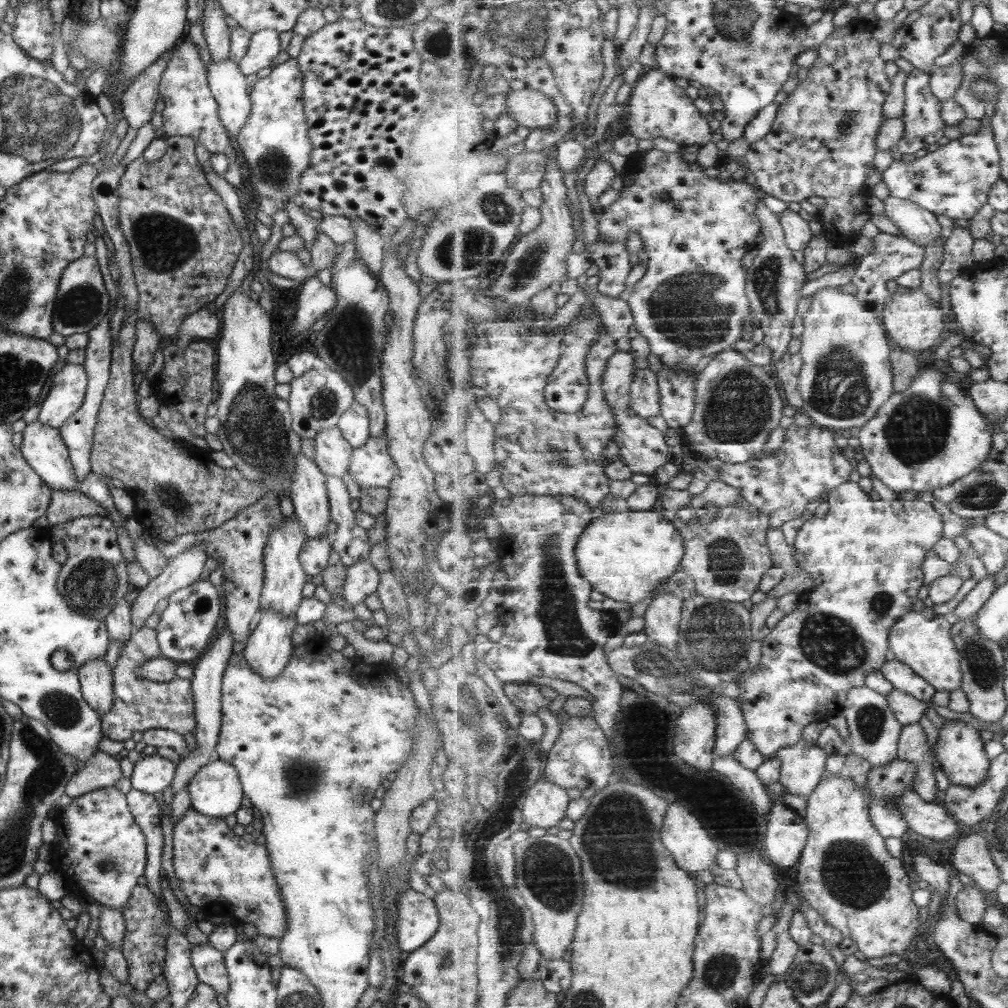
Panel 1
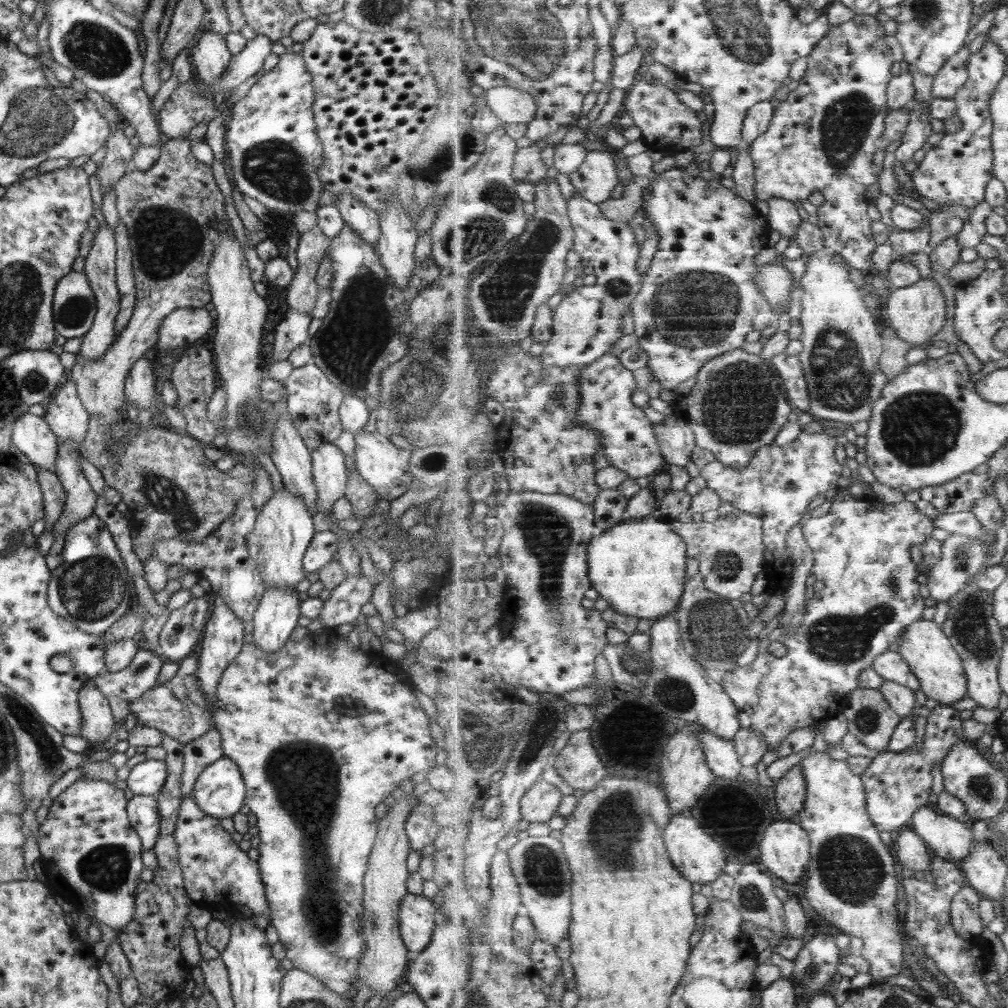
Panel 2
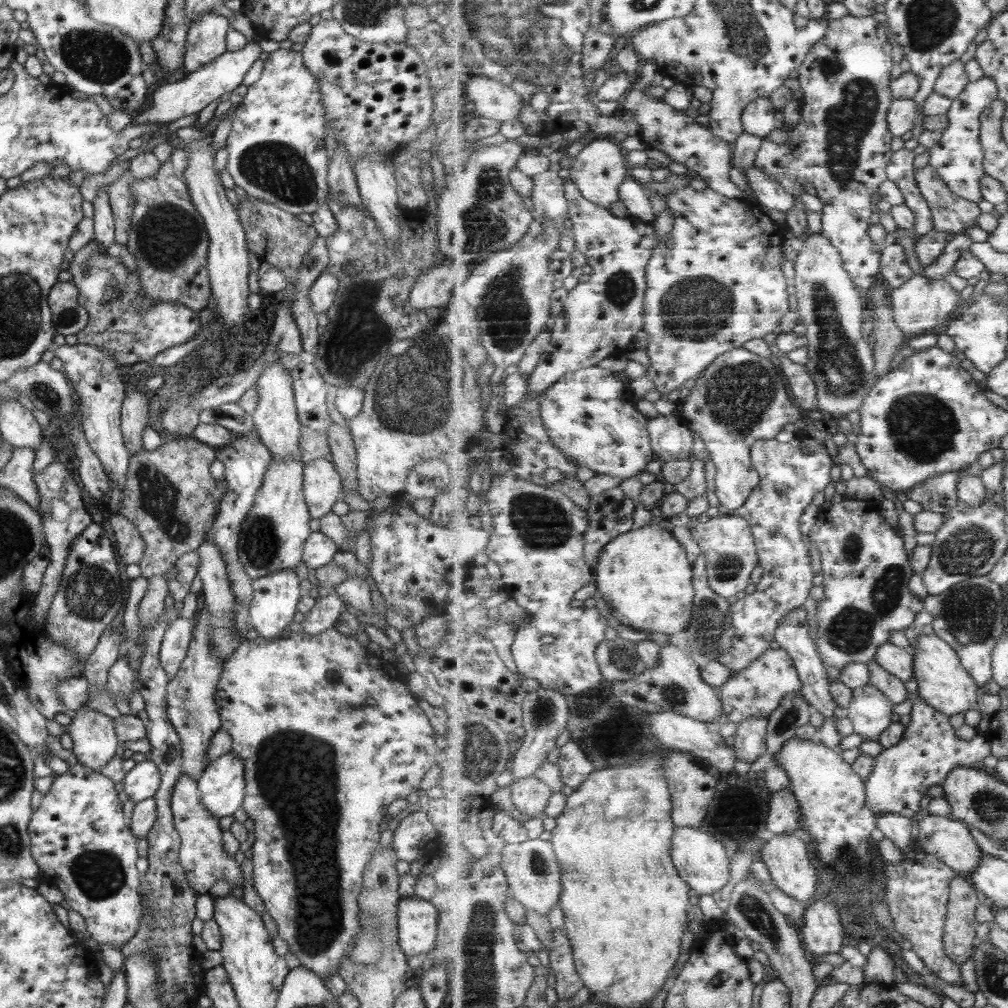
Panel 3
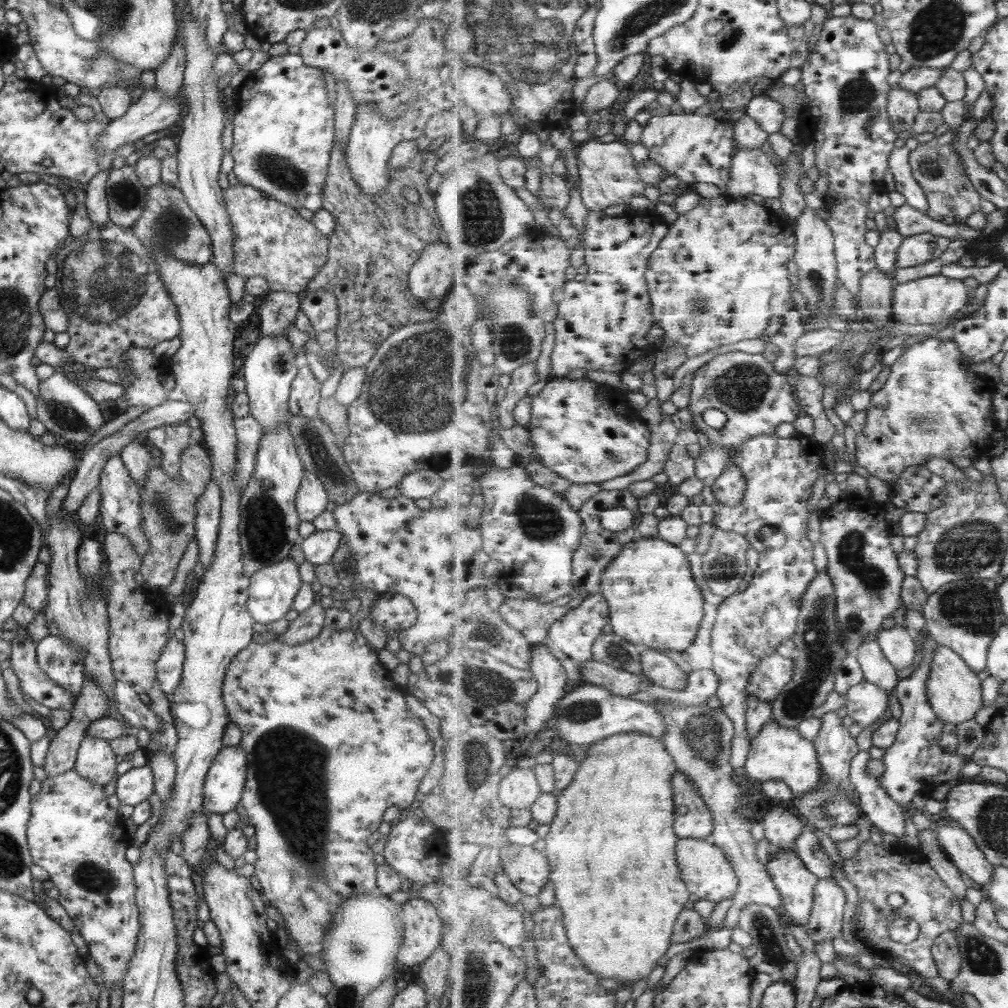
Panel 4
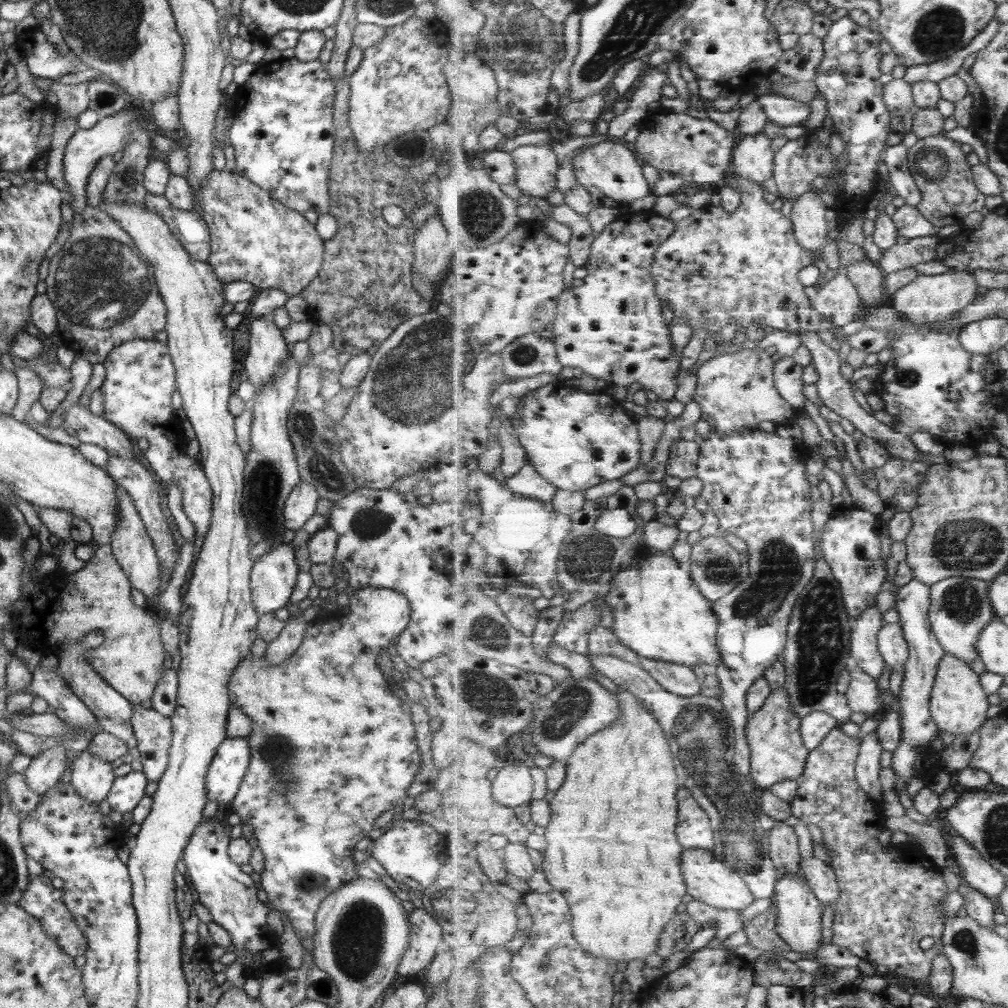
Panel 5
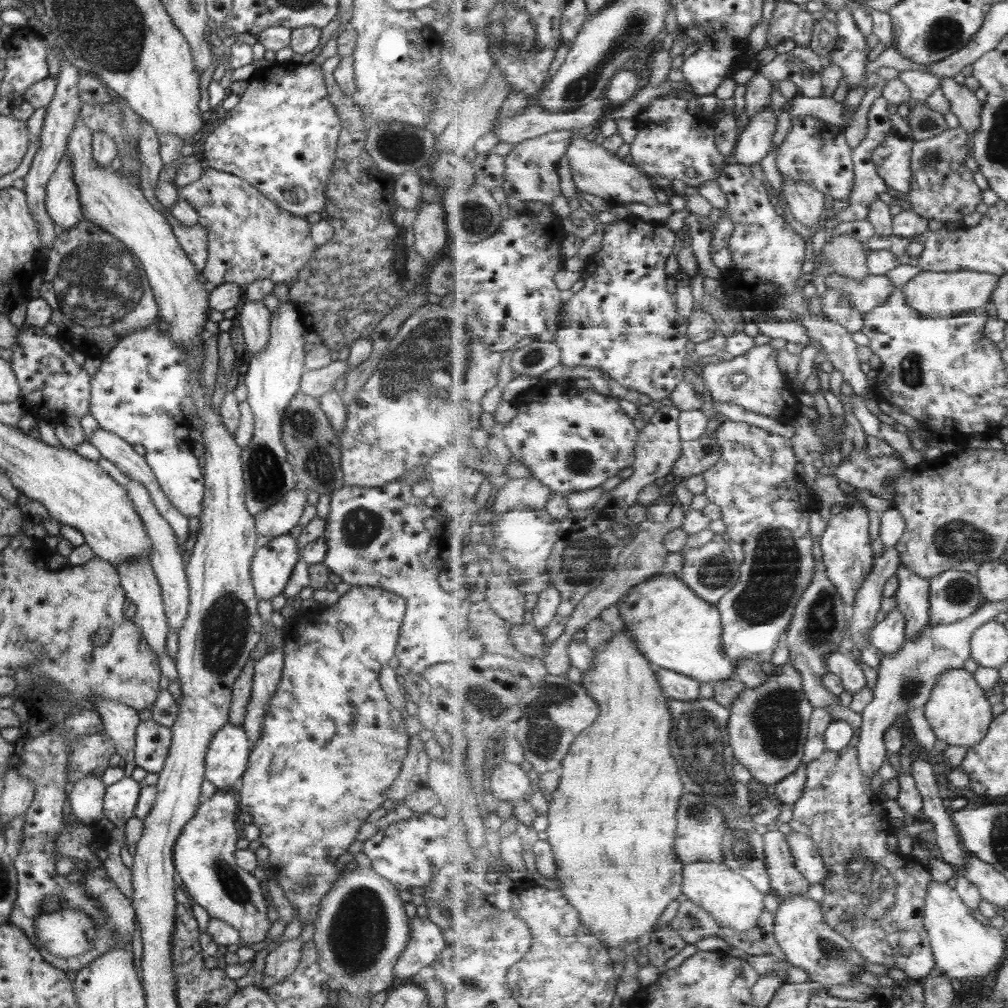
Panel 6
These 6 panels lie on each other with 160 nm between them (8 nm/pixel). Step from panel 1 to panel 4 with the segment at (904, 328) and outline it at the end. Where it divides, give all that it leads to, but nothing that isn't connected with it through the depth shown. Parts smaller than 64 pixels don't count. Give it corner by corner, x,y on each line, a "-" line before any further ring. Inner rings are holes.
931,275
897,284
894,290
894,319
905,324
941,324
954,319
955,314
970,304
971,293
963,280

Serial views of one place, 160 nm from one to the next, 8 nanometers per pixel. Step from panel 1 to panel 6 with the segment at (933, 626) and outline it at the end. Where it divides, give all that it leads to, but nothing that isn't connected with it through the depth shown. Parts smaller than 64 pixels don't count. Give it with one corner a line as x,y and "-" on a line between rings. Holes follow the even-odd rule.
951,669
937,681
929,702
924,706
925,716
936,738
951,746
977,746
987,736
992,720
991,704
979,686
974,673

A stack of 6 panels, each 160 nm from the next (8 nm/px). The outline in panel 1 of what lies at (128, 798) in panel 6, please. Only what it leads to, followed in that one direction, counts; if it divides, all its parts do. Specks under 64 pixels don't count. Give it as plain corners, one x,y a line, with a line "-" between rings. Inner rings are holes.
156,754
138,758
130,775
131,789
155,796
170,786
176,763

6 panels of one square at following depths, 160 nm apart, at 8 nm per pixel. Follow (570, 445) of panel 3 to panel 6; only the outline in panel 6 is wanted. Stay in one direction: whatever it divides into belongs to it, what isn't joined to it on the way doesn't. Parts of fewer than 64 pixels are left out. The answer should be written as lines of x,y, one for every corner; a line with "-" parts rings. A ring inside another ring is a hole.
558,382
555,386
551,386
549,388
539,388
539,395
537,395
536,398
528,398
528,400
522,404
514,403
515,406
519,406
519,410
517,410
517,414
514,418
502,428
501,435
503,436
506,445
510,448
512,454
514,454
514,457
518,458
518,460
523,460
533,476
539,479
543,484
549,486
553,492
559,492
567,495
569,493
597,488
602,486
606,480
609,480
611,477
619,474
622,468
632,466
634,460
637,458
636,454
640,430
638,429
638,425
634,423
634,420
627,416
627,414
625,414
625,410
619,406
619,399
619,397
600,394
593,388
579,389
575,386
565,386
563,383

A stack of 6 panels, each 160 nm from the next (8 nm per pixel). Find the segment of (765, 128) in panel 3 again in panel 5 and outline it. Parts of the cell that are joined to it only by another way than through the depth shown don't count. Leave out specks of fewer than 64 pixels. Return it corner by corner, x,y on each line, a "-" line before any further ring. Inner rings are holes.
777,92
757,96
757,102
763,106
767,118
777,126
800,125
811,116
811,108
799,100
779,96

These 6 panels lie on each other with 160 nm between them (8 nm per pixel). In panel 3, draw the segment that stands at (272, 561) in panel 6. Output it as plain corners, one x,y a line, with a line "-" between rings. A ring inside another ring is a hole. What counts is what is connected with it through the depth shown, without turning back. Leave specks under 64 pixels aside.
279,570
262,577
251,582
253,594
248,605
248,616
259,637
273,639
292,621
297,602
303,593
299,587
299,578
293,570

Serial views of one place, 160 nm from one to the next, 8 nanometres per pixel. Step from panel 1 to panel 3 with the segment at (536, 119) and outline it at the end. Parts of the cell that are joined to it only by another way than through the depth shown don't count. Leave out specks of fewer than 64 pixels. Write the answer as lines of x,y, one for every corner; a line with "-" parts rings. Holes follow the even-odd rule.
474,75
468,80
466,95
473,115
497,120
502,124
519,119
526,108
515,89
487,76

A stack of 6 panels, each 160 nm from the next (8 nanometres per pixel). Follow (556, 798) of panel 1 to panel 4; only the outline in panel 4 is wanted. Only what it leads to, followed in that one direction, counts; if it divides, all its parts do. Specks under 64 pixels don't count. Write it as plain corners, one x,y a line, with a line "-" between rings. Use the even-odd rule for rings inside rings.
530,762
520,763
502,778
500,801
509,809
530,809
543,794

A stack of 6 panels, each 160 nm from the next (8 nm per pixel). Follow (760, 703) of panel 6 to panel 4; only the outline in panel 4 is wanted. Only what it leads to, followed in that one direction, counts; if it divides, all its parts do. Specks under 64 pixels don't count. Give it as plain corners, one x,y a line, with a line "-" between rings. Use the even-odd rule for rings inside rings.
773,720
764,724
756,739
752,740
742,775
758,779
761,783
769,779
782,779
791,787
795,797
813,794
826,781
814,741
807,740
796,728
787,728

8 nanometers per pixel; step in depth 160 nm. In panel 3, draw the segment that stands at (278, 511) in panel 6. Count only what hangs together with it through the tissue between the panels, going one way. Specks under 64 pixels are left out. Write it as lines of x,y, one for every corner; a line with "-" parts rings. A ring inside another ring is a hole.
317,458
303,465
302,495
307,505
309,519
321,519
330,512
331,505
339,498
342,484
340,476
335,472
334,464
326,458

